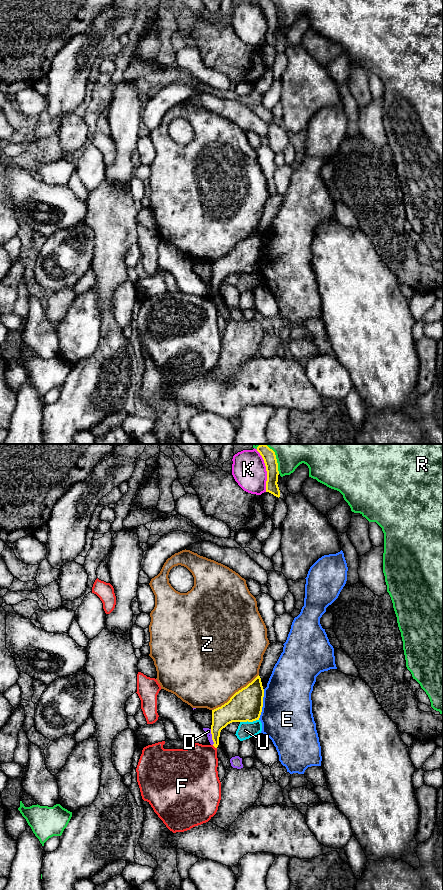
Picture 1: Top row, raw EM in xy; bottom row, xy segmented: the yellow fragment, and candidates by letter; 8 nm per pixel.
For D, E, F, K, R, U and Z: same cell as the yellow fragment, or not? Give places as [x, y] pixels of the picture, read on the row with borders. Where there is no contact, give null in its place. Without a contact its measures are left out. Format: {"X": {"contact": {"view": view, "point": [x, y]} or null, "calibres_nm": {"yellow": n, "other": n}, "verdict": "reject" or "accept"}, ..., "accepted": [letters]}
{"D": {"contact": {"view": "xy", "point": [212, 737]}, "calibres_nm": {"yellow": 160, "other": 50}, "verdict": "reject"}, "E": {"contact": {"view": "xy", "point": [262, 704]}, "calibres_nm": {"yellow": 260, "other": 420}, "verdict": "reject"}, "F": {"contact": {"view": "xy", "point": [214, 746]}, "calibres_nm": {"yellow": 160, "other": 360}, "verdict": "reject"}, "K": {"contact": {"view": "xy", "point": [266, 470]}, "calibres_nm": {"yellow": 110, "other": 280}, "verdict": "reject"}, "R": {"contact": {"view": "xy", "point": [275, 457]}, "calibres_nm": {"yellow": 110, "other": 320}, "verdict": "reject"}, "U": {"contact": {"view": "xy", "point": [249, 721]}, "calibres_nm": {"yellow": 260, "other": 130}, "verdict": "reject"}, "Z": {"contact": {"view": "xy", "point": [235, 693]}, "calibres_nm": {"yellow": 260, "other": 500}, "verdict": "reject"}, "accepted": []}

